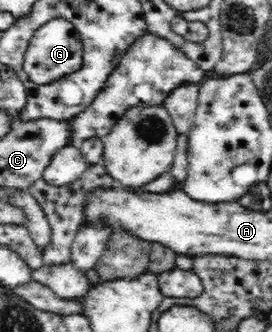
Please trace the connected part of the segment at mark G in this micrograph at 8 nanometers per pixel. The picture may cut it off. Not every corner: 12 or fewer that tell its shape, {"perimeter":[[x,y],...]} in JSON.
{"perimeter":[[62,17],[35,30],[23,70],[40,85],[80,70],[75,26]]}

